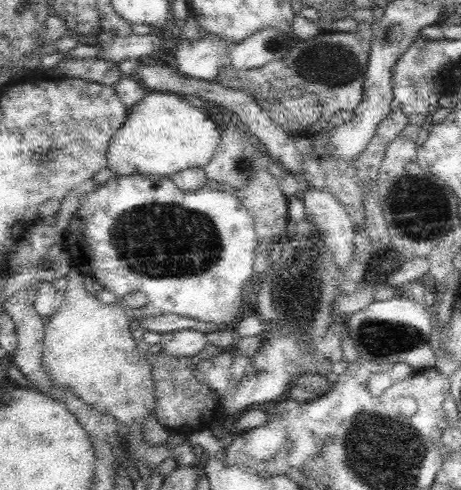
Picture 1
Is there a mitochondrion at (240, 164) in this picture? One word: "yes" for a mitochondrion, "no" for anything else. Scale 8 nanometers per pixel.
yes

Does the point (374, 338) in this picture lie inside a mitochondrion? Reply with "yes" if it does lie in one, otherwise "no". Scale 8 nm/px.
yes

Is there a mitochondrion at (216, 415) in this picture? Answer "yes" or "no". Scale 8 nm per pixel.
no

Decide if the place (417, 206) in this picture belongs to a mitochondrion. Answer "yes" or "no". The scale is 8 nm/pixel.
yes

